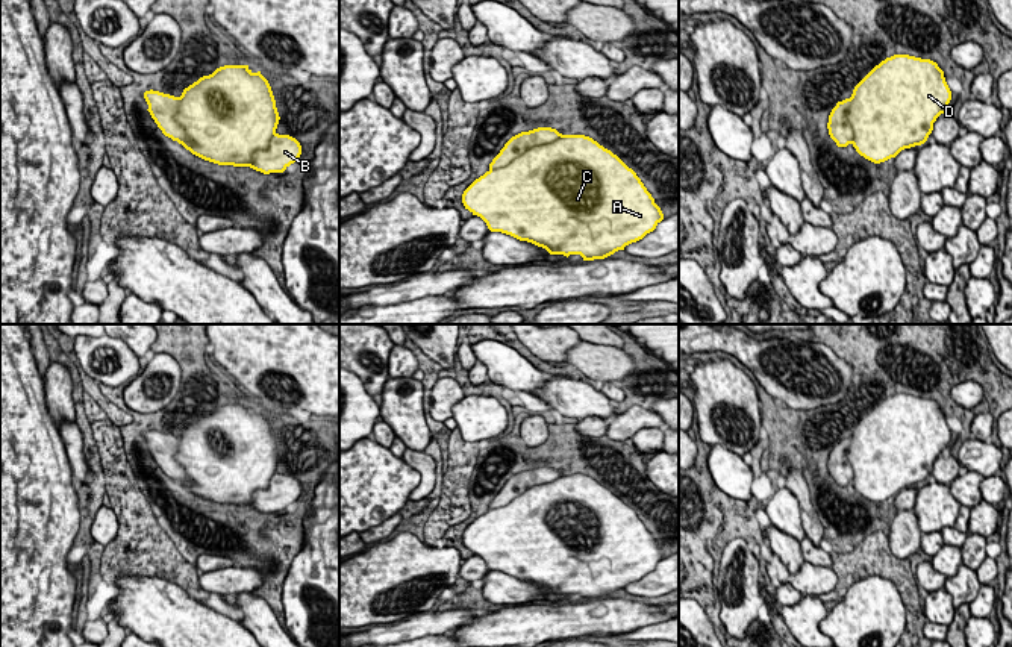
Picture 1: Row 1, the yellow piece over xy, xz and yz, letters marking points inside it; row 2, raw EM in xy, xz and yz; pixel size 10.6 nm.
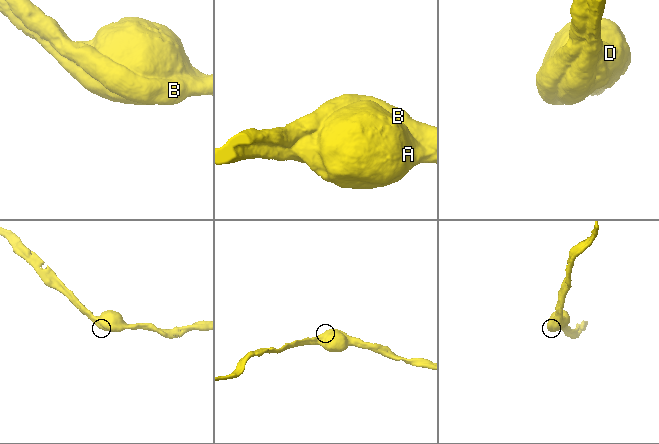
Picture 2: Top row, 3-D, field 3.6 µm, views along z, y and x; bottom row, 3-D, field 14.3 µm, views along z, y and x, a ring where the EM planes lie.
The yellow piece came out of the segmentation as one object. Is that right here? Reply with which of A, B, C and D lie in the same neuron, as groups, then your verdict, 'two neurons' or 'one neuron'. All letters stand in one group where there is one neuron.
groups A B C D; one neuron

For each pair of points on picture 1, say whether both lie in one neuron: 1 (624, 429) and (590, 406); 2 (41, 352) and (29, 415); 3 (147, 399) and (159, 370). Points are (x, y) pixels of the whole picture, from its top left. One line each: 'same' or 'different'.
1: different
2: different
3: same

